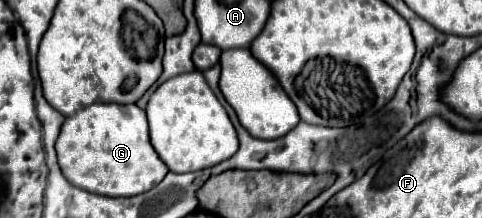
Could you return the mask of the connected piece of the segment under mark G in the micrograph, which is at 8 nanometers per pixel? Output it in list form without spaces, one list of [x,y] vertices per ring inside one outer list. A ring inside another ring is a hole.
[[[94,104],[66,118],[58,136],[58,164],[70,184],[102,196],[136,196],[164,180],[168,166],[148,140],[146,112],[136,104]]]

